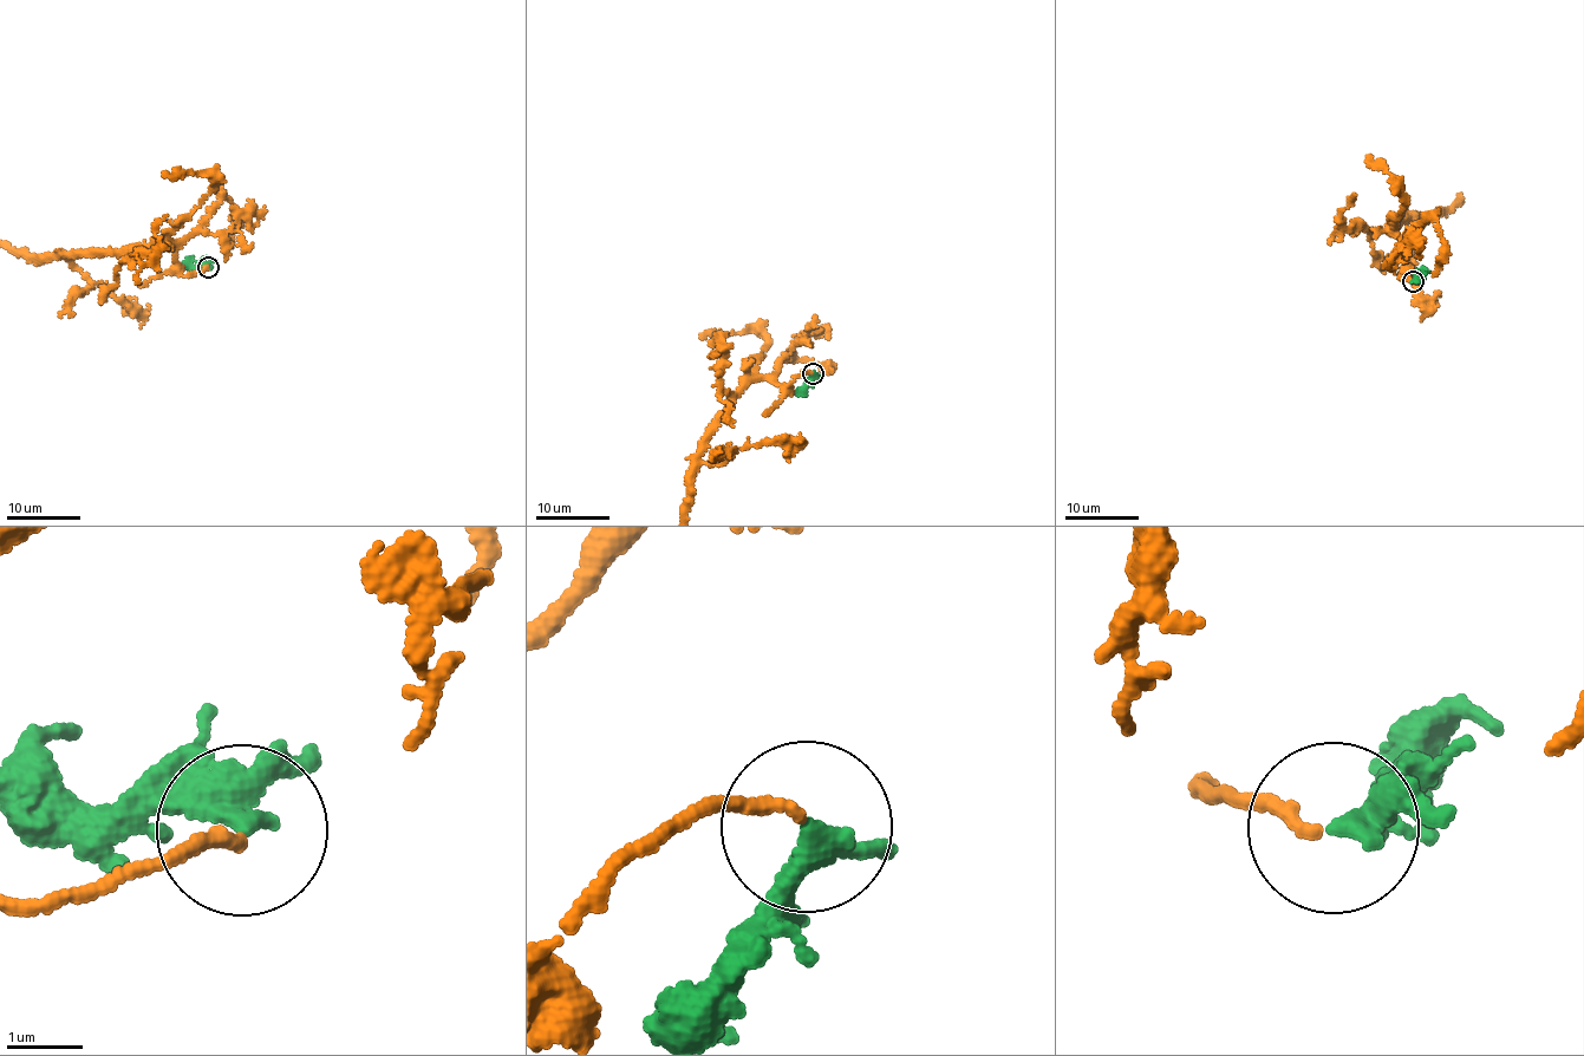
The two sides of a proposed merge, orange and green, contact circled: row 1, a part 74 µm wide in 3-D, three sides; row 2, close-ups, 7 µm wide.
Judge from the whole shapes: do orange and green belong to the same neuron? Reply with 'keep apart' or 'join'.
join

